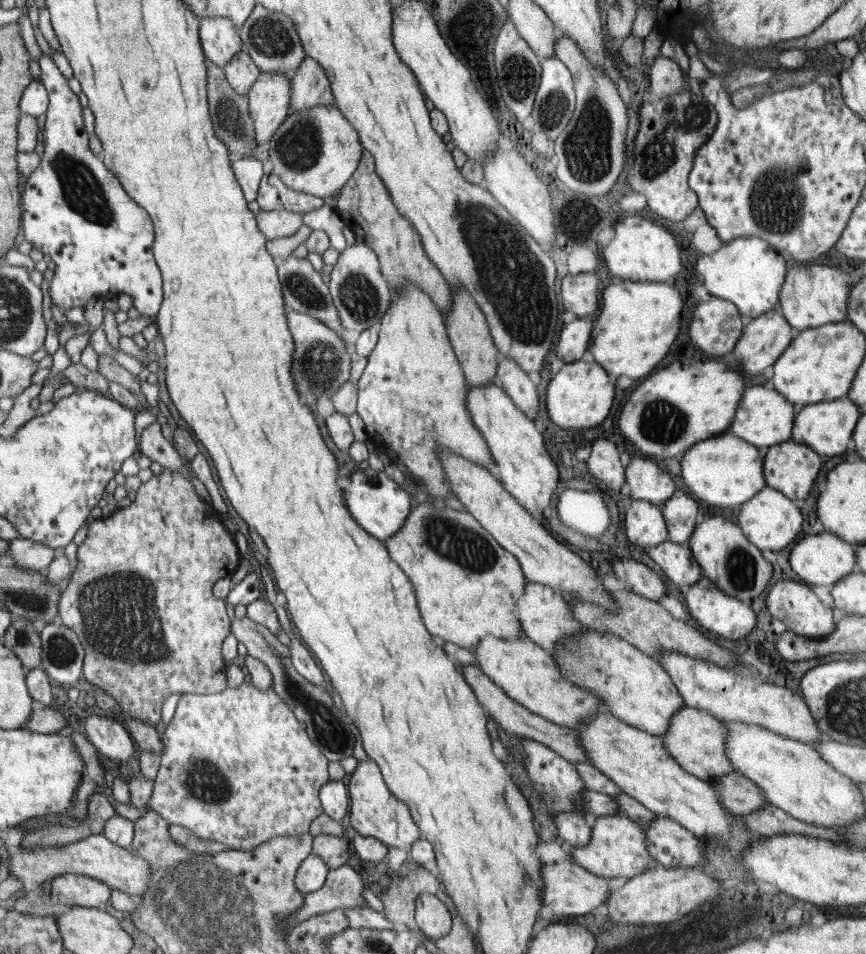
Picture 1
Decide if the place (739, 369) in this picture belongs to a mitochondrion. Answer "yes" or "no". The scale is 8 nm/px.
no

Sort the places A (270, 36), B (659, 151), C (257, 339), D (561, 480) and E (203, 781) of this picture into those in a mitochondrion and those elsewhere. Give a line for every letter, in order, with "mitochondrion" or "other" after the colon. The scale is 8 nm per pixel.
A: mitochondrion
B: mitochondrion
C: other
D: other
E: mitochondrion

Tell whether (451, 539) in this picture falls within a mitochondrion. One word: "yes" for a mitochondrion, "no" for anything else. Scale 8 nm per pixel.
yes

